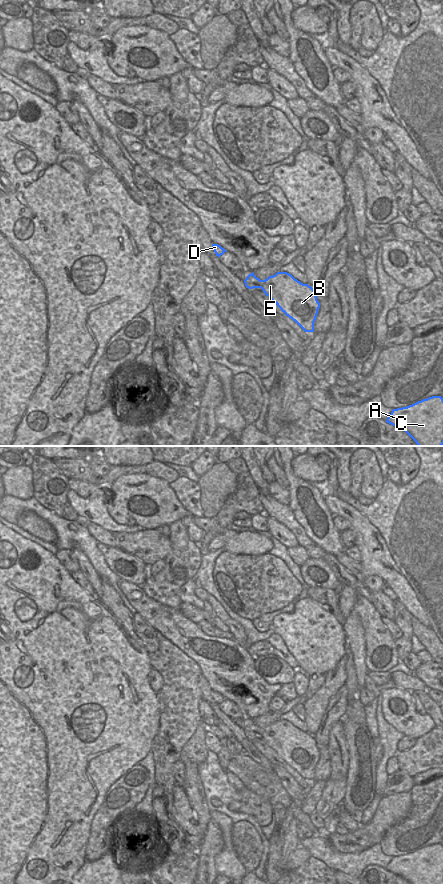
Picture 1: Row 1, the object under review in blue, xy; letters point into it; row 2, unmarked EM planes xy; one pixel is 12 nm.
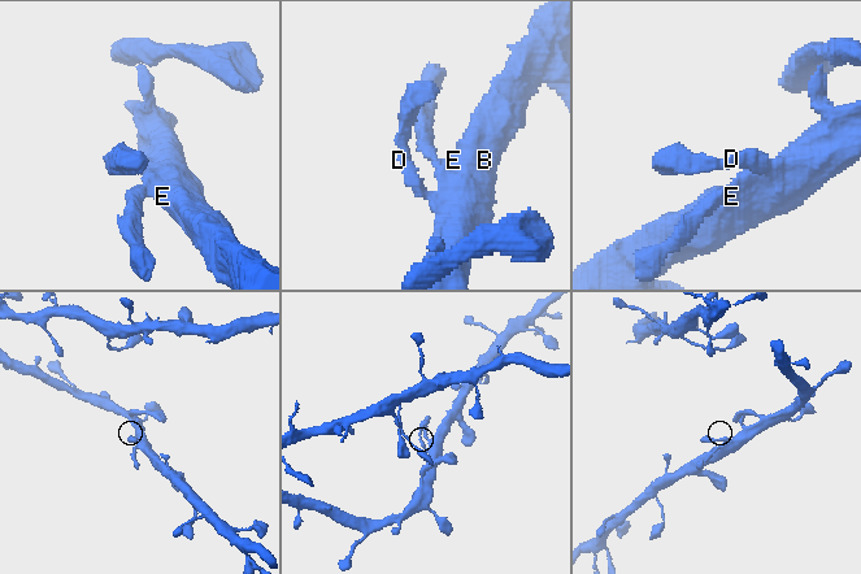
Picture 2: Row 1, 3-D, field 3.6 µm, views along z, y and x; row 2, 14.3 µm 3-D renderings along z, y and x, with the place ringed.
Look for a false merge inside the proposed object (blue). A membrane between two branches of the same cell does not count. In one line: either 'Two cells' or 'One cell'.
One cell.

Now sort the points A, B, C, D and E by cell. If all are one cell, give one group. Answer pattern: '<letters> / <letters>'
A B C D E

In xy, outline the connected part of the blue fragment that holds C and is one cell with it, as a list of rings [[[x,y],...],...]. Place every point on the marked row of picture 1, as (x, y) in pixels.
[[[432,396],[407,407],[393,409],[387,423],[403,429],[418,446],[443,445],[443,398]]]

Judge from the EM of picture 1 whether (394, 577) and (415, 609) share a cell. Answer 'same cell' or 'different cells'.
same cell

